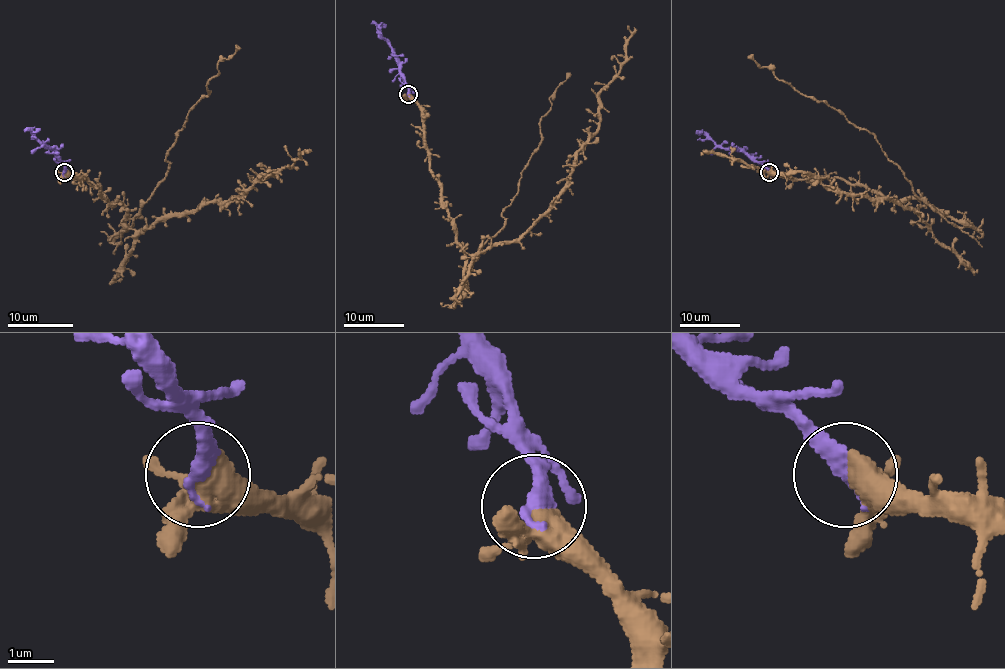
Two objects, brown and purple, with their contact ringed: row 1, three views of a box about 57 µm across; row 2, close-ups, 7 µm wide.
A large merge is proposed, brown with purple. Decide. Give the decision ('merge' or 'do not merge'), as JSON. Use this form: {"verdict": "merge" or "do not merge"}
{"verdict": "merge"}

